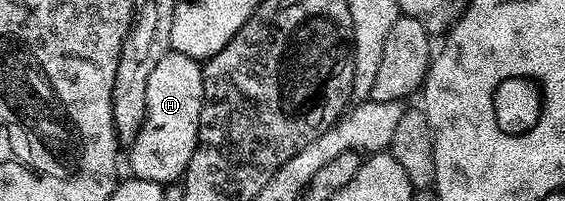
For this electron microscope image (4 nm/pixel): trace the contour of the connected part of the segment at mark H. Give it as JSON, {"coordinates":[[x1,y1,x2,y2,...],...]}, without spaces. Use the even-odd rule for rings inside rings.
{"coordinates":[[171,50,152,68,146,93,146,119,141,132,129,147,130,171,135,178,159,184,177,183,185,175,198,143,200,112,204,100,203,63,192,56]]}

